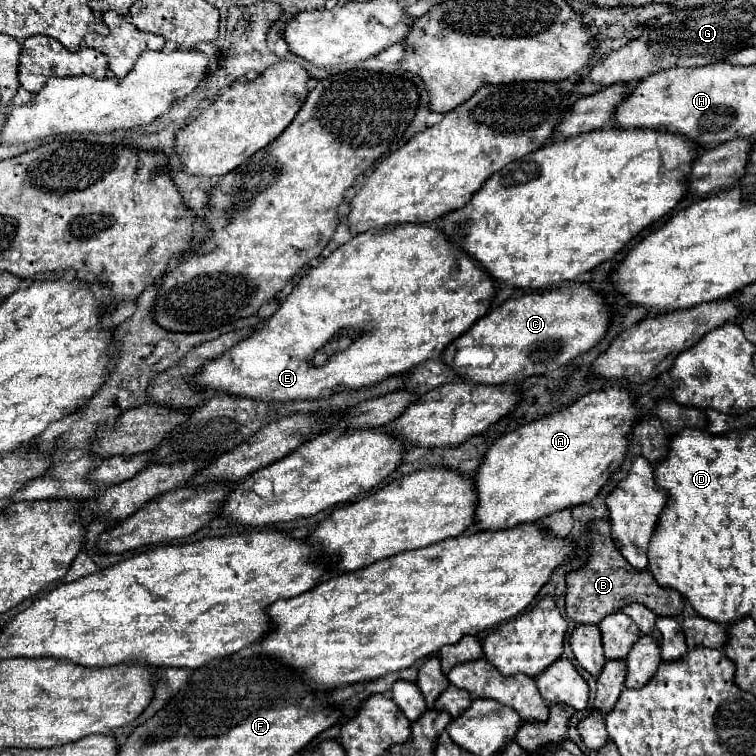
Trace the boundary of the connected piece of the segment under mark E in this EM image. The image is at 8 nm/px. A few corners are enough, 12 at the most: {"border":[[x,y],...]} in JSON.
{"border":[[431,225],[337,247],[197,391],[289,403],[407,373],[495,283]]}

